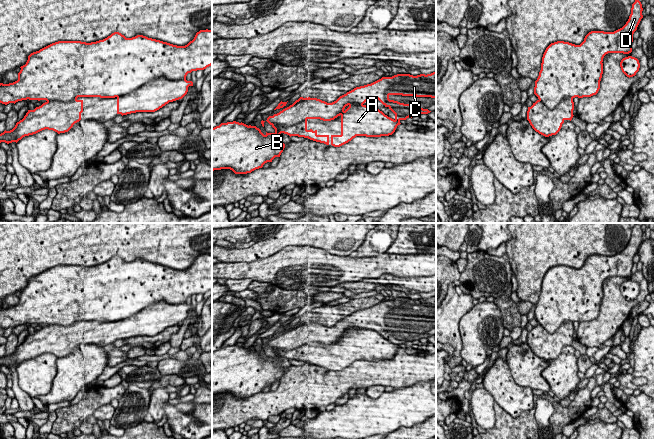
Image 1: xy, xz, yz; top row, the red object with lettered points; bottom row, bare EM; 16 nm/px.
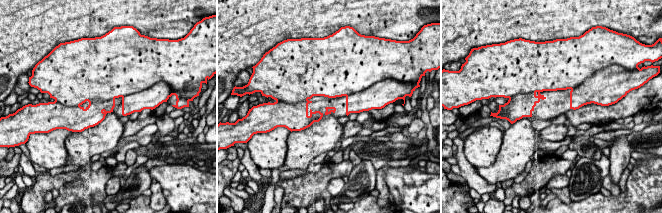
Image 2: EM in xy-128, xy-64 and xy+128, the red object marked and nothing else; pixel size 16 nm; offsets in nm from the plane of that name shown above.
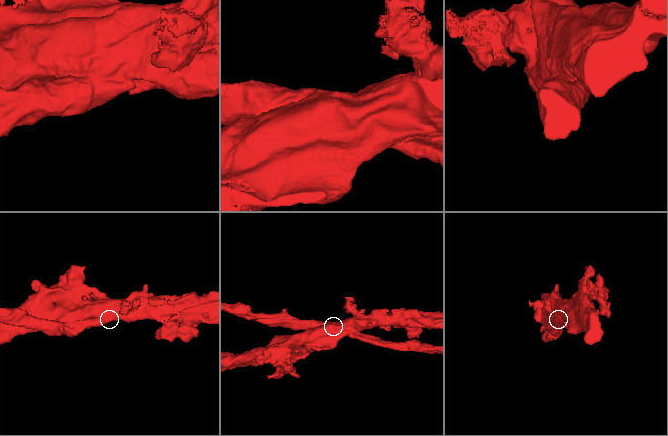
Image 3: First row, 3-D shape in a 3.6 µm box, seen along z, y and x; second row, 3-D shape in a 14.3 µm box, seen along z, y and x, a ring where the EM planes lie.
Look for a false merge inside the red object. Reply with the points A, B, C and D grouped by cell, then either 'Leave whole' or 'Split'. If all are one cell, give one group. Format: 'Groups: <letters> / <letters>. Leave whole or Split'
Groups: A / B C D. Split

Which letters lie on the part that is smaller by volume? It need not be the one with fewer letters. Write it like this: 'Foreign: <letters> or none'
Foreign: A

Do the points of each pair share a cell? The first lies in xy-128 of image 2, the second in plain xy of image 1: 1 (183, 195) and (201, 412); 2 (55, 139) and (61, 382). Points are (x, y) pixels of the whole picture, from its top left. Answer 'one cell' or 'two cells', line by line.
1: one cell
2: two cells

